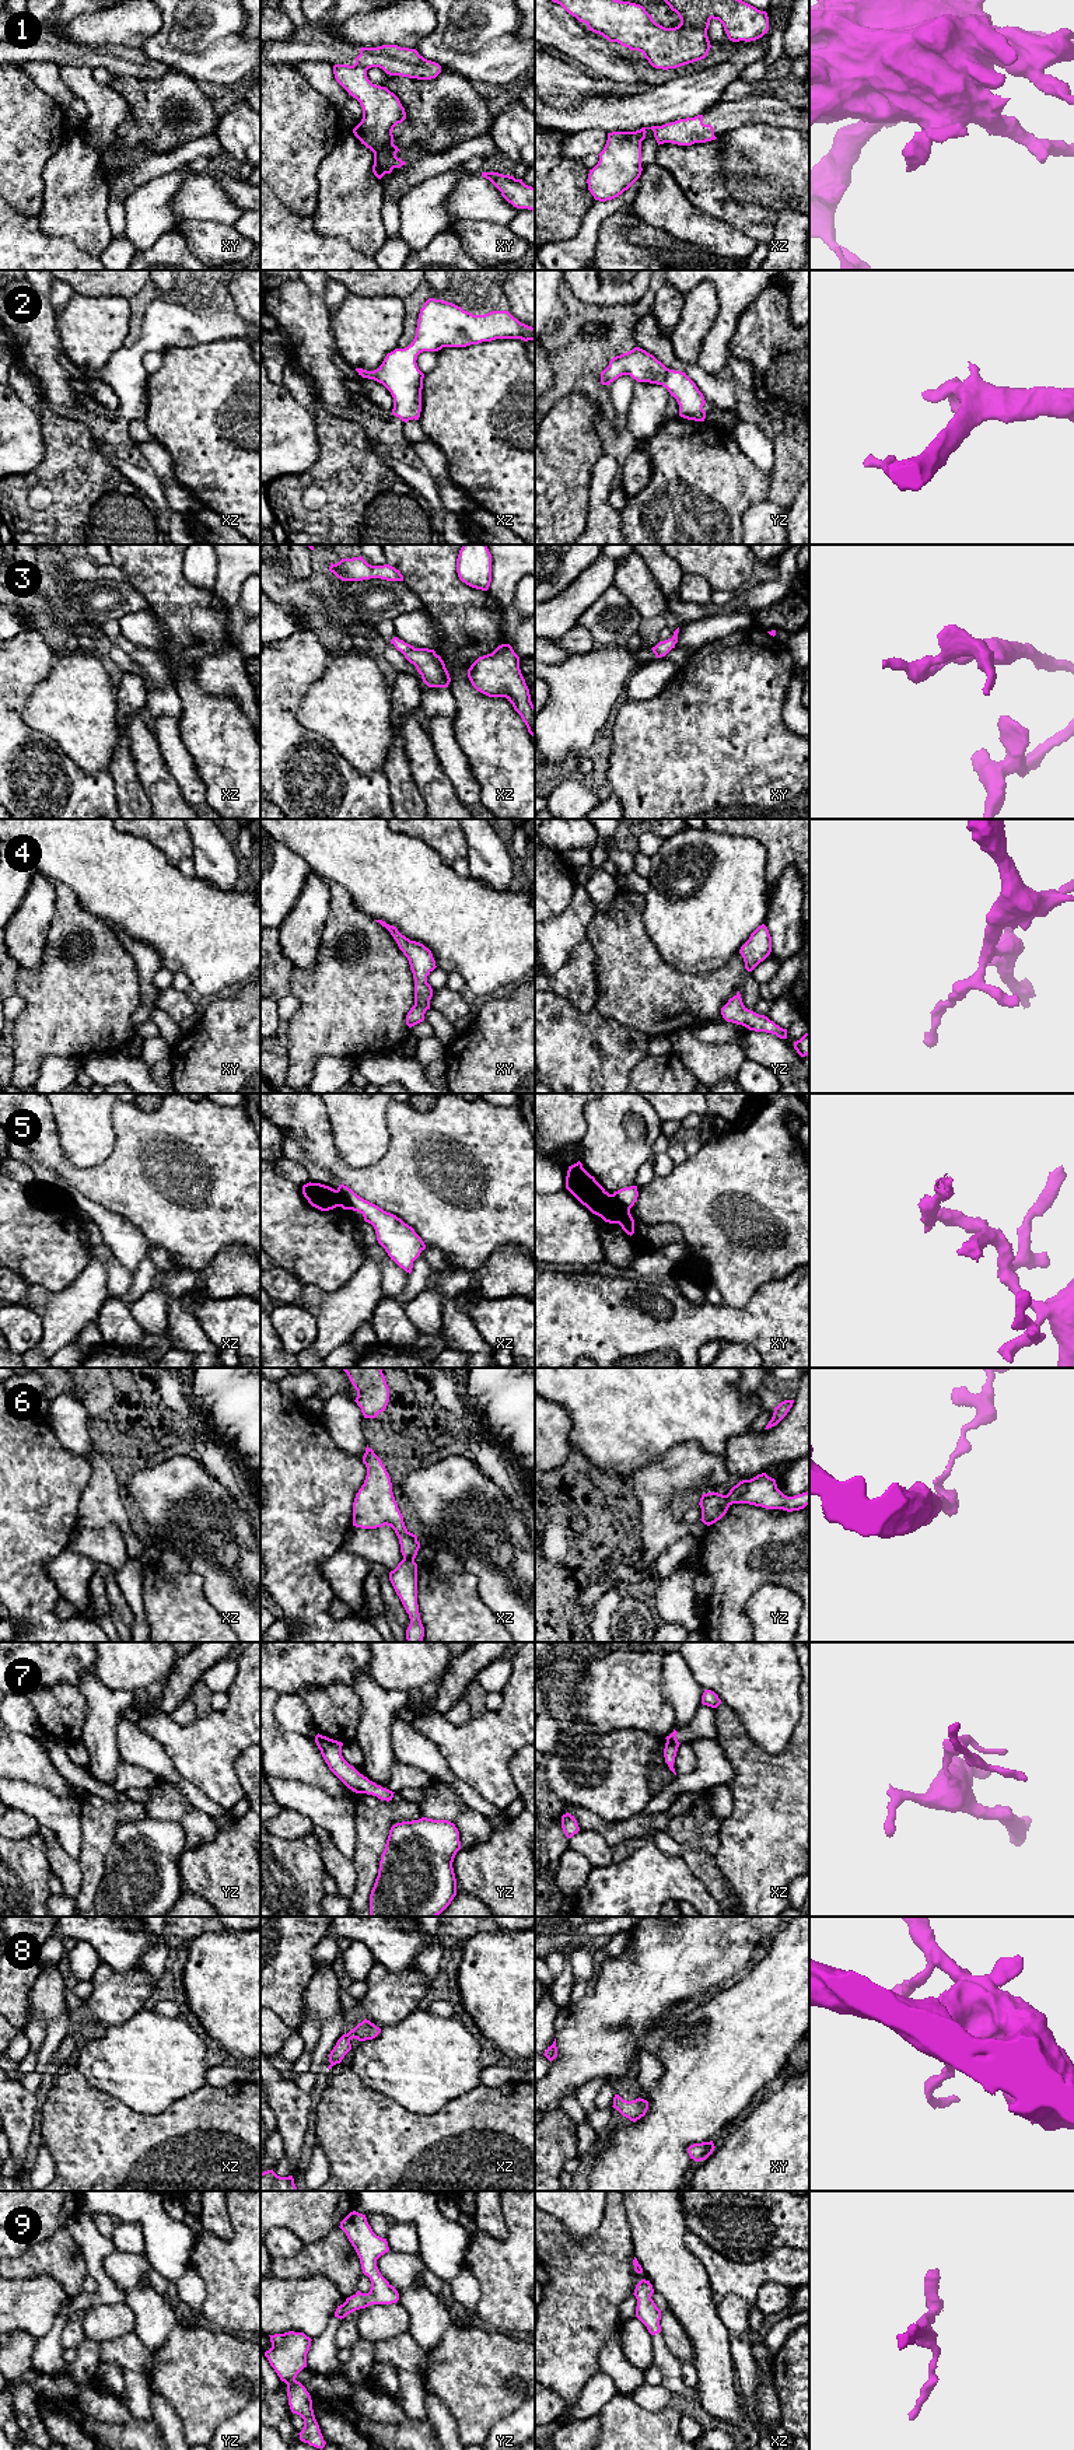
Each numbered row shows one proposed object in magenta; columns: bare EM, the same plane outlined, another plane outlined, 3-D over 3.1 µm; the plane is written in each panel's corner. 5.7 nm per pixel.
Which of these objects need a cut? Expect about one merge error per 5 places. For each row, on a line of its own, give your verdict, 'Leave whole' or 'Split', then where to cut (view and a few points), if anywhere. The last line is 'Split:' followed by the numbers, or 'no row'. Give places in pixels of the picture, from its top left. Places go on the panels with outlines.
1: Split. Split along xy (353, 65), (359, 65), (366, 70)
2: Leave whole. No split
3: Leave whole. No split
4: Leave whole. No split
5: Split. Split along xy (609, 1194), (614, 1200), (629, 1208)
6: Split. Split along xz (403, 1557), (413, 1560)
7: Leave whole. No split
8: Leave whole. No split
9: Leave whole. No split
Split: 1, 5, 6

